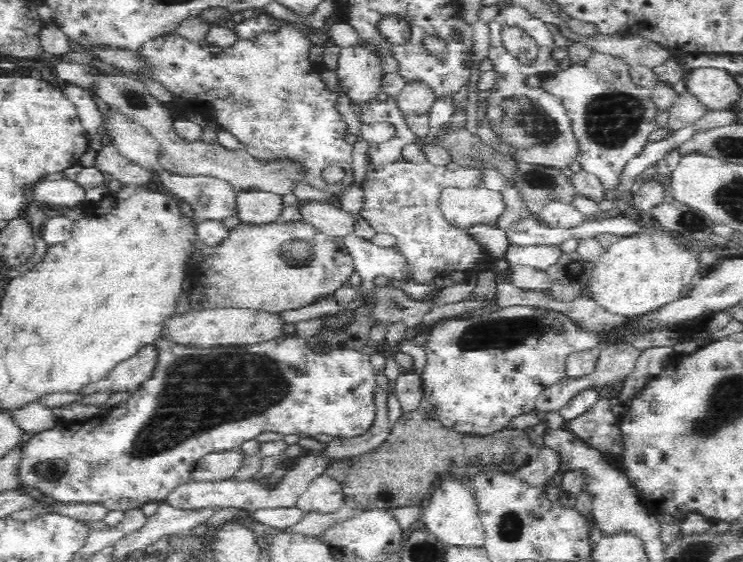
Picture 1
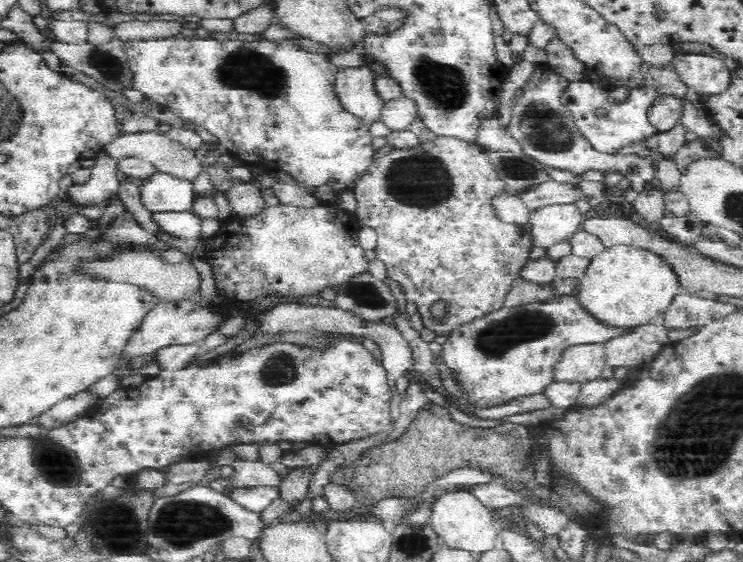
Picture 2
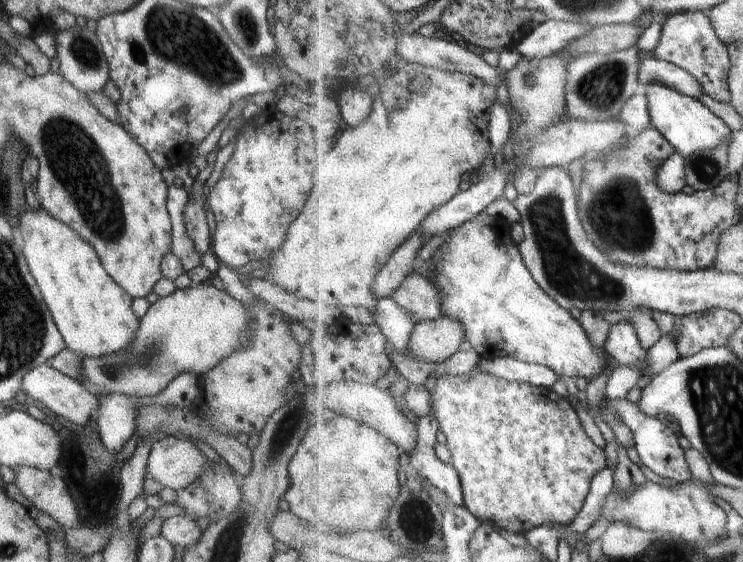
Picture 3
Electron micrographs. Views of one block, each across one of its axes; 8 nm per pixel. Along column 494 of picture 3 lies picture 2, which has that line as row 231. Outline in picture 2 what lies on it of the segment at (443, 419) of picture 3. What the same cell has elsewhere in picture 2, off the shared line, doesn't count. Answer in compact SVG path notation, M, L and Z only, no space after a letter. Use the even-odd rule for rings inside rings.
M432 137L424 138L420 146L411 149L393 148L387 155L377 156L371 162L368 171L355 180L353 193L357 200L357 218L359 222L373 228L377 234L377 245L375 253L378 260L381 260L386 267L387 276L399 282L401 289L405 293L405 298L417 304L417 312L421 314L423 326L433 330L438 335L451 332L461 324L466 324L471 320L487 315L494 310L503 308L504 296L512 288L512 282L517 279L517 273L528 262L530 250L533 247L528 233L516 225L506 224L496 216L490 198L506 190L505 182L500 178L499 172L492 165L491 157L487 150L475 142L462 140L458 137ZM440 307L440 314L435 316L435 308Z

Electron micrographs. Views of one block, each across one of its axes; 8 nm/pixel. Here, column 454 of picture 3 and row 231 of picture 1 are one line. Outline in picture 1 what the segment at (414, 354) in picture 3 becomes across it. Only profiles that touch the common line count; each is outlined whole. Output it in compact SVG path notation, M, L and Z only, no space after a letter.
M306 203L301 208L303 220L316 227L322 234L344 240L350 235L354 235L357 222L353 214L346 212L341 207L322 203Z

